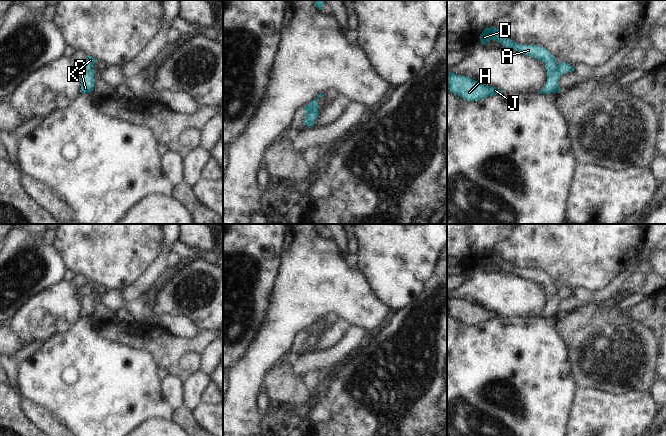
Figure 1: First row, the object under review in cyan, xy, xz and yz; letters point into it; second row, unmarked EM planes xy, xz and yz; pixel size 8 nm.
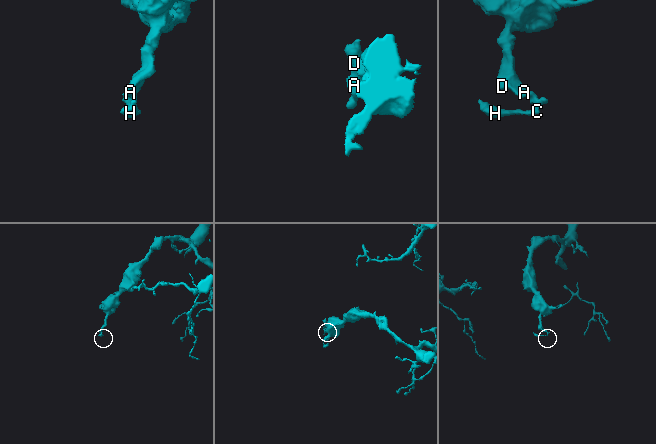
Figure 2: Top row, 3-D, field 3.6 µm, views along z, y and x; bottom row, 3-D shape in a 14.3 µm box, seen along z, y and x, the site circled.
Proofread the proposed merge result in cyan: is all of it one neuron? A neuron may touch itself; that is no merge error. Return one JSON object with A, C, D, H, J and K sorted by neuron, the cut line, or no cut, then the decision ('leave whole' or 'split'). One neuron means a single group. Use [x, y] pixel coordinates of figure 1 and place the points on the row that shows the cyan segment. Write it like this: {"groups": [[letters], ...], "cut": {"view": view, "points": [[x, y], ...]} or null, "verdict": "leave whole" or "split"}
{"groups": [["A", "D", "K"], ["C", "H", "J"]], "cut": {"view": "yz", "points": [[558, 65], [555, 69], [547, 71]]}, "verdict": "split"}

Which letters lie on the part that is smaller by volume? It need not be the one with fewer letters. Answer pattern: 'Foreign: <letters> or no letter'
Foreign: C, H, J

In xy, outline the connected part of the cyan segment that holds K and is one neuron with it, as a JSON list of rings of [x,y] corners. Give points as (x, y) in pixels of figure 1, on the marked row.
[[[87,55],[86,61],[80,65],[80,71],[82,73],[85,73],[85,72],[88,72],[90,70],[93,70],[94,63],[96,61],[97,60],[95,58],[93,58],[92,56]]]

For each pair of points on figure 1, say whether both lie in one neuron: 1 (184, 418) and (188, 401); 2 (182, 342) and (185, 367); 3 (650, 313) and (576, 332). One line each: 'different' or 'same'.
1: different
2: different
3: different

